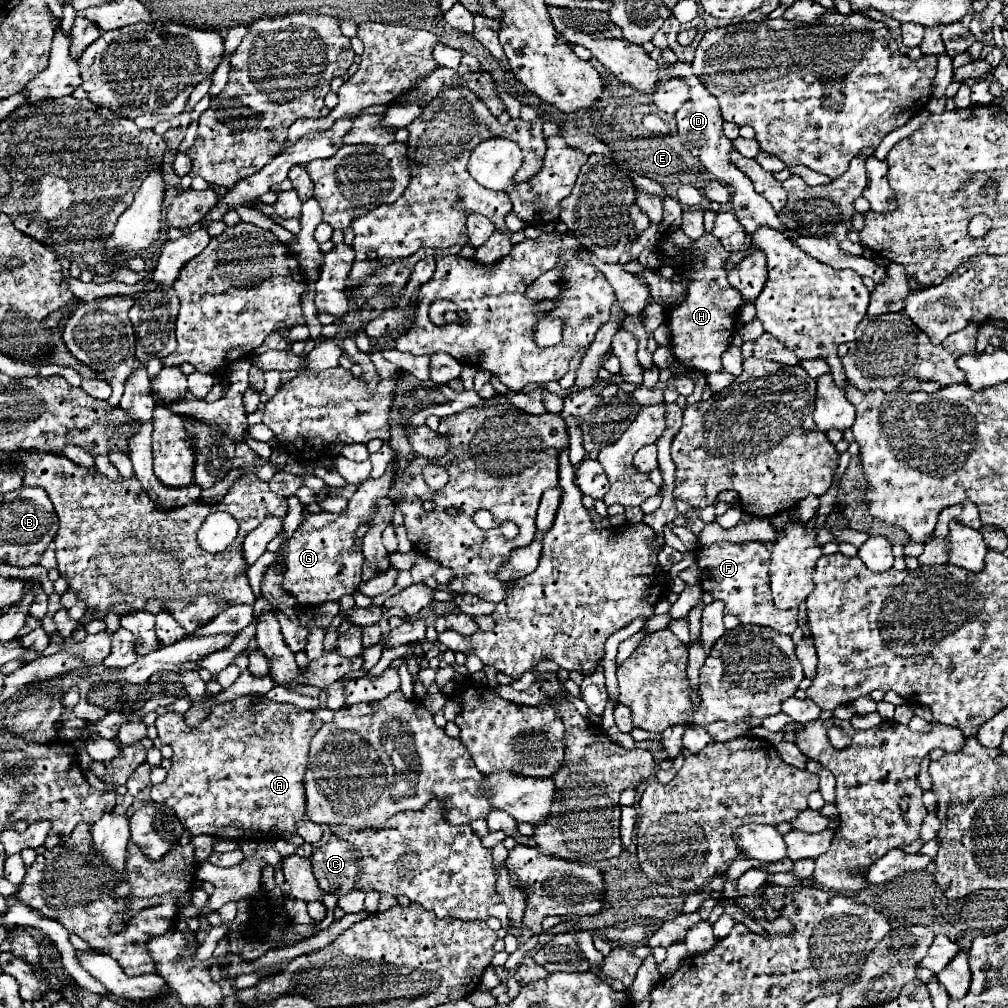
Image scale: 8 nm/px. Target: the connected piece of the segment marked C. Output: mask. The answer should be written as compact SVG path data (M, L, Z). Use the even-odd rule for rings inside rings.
M332 836L324 846L316 848L310 856L312 872L320 890L332 894L348 894L354 890L358 876L358 852L344 840Z

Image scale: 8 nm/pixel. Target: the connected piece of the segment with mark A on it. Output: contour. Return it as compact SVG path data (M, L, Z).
M240 696L232 702L226 704L218 704L210 716L206 718L206 722L198 728L190 728L186 726L182 714L178 712L168 712L158 716L156 720L156 728L158 728L158 738L162 740L162 744L172 746L174 756L172 756L172 768L168 770L168 776L162 784L152 786L152 800L158 804L166 804L170 806L176 816L180 818L180 822L184 824L184 828L190 834L208 834L214 838L226 838L226 840L256 840L258 838L274 838L274 834L282 834L282 832L296 832L296 822L304 818L304 786L302 786L302 776L306 772L306 764L308 764L308 748L310 748L310 740L312 736L320 730L322 720L316 718L314 712L310 710L300 710L294 704L280 704L280 702L272 702L264 696Z

